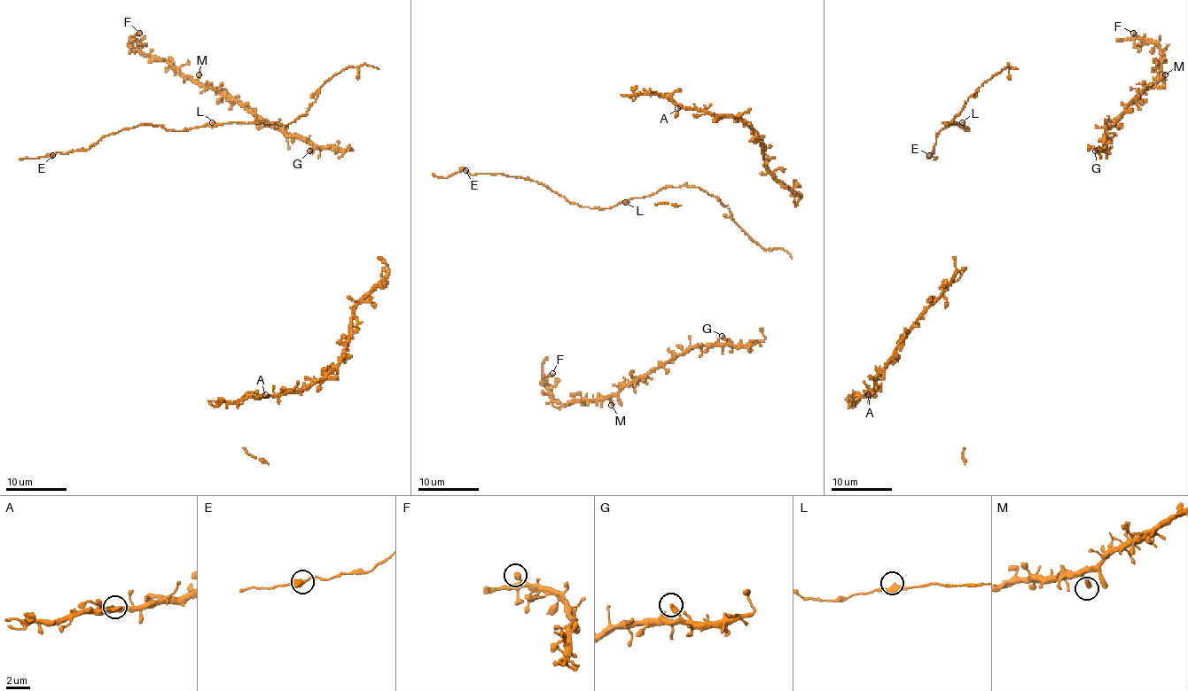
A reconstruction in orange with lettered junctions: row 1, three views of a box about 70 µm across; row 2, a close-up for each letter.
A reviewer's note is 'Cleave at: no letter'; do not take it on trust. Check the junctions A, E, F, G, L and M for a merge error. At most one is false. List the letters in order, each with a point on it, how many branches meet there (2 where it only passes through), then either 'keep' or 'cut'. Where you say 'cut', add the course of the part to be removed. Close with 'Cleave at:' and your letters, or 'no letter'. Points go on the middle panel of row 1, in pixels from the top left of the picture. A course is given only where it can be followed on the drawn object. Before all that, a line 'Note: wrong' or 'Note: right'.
Note: wrong
A: at (677, 108); 3 branches meet; keep
E: at (465, 170); 2 branches meet; cut; foreign part runs (465, 170), (455, 172), (446, 178), (438, 178), (432, 174)
F: at (552, 373); 1 branches meet; keep
G: at (722, 336); 1 branches meet; keep
L: at (625, 202); 2 branches meet; keep
M: at (611, 405); 1 branches meet; keep
Cleave at: E

